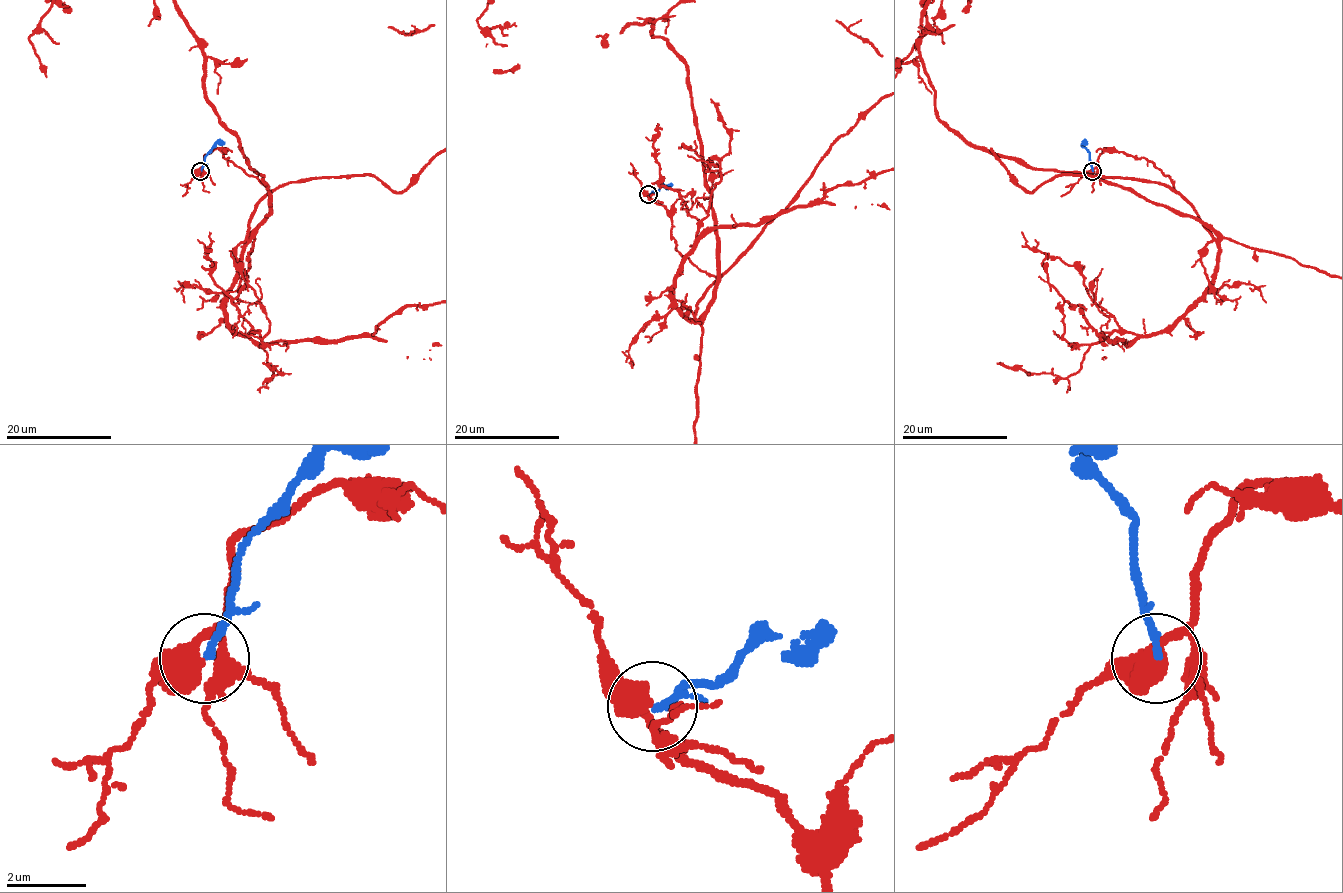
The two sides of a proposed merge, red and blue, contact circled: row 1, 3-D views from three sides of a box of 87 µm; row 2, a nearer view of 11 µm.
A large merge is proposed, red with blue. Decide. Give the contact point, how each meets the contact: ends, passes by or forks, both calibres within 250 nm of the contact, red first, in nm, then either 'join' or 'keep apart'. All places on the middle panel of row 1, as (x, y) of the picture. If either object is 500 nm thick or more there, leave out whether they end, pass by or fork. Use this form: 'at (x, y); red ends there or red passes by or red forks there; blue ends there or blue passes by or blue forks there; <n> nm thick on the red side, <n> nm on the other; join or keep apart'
at (648, 194); red passes by; blue ends there; 480 nm thick on the red side, 190 nm on the other; keep apart

